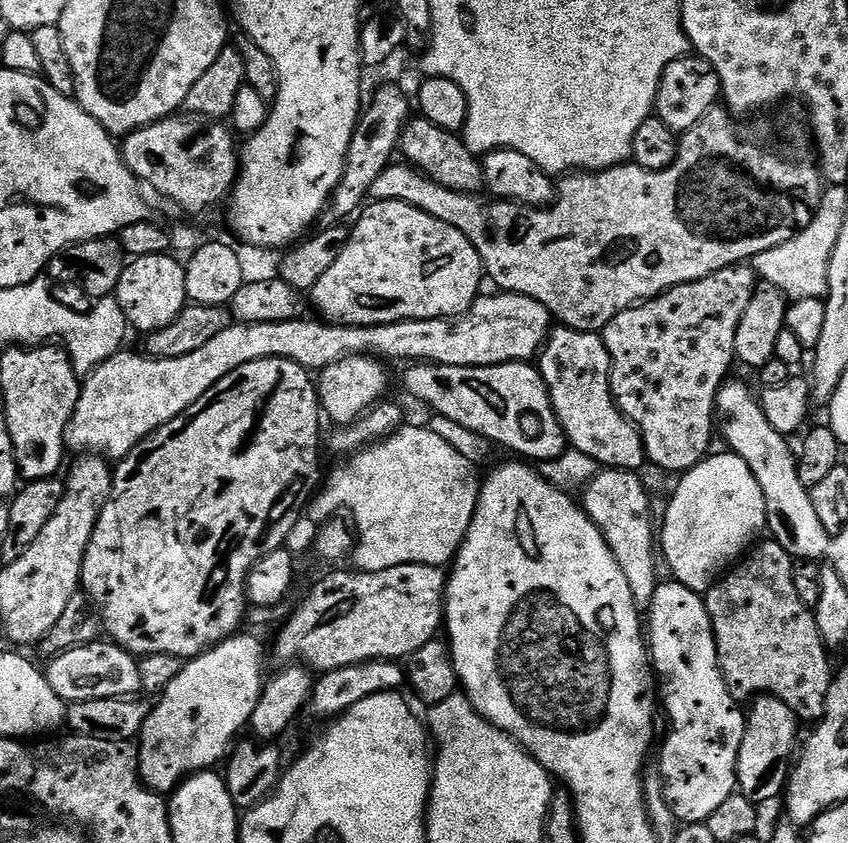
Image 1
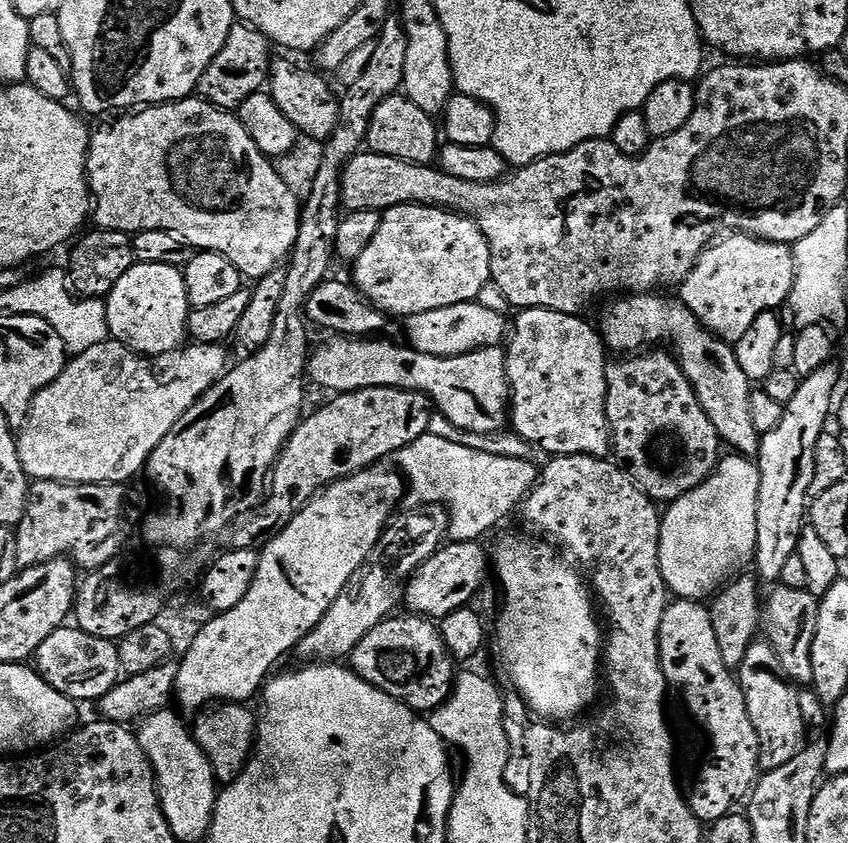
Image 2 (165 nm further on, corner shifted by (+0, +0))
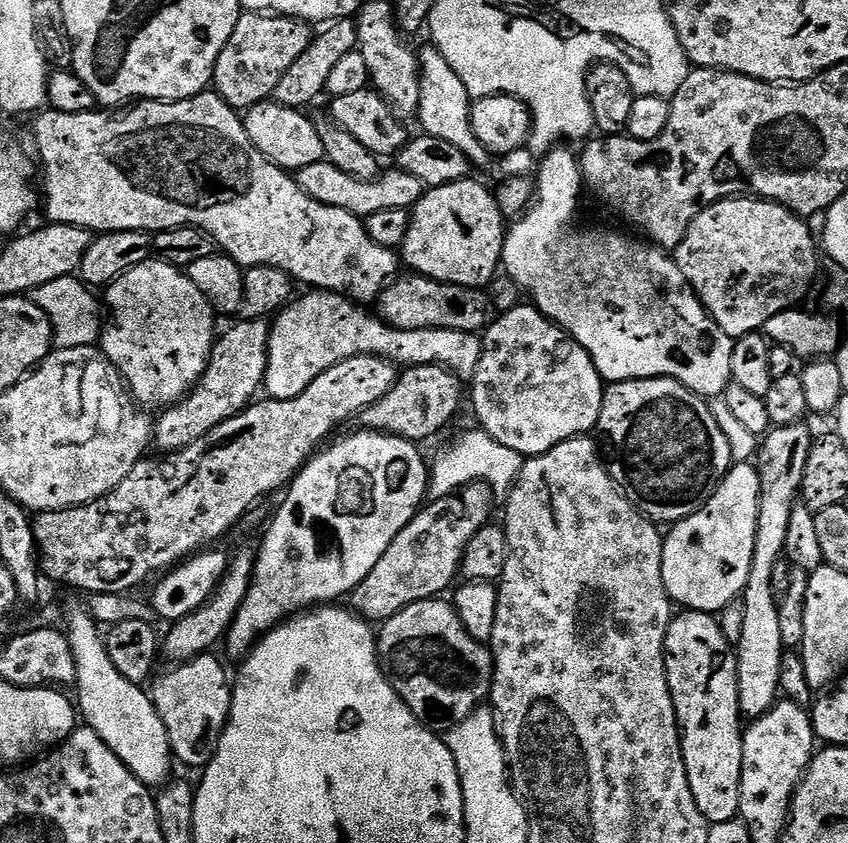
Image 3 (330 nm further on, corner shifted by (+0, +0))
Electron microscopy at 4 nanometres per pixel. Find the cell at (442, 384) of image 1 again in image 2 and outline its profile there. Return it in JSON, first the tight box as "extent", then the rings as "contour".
{"extent":[307,334,510,434],"contour":[[[339,334],[328,338],[328,341],[320,349],[311,353],[307,375],[320,388],[329,388],[329,393],[339,394],[353,392],[354,390],[366,390],[367,388],[401,388],[411,392],[420,392],[431,398],[435,411],[439,415],[450,418],[454,426],[462,430],[470,430],[474,434],[490,434],[502,432],[510,424],[510,389],[508,375],[504,365],[506,355],[503,347],[483,348],[470,354],[451,356],[450,358],[438,358],[430,354],[416,352],[410,346],[403,343],[391,344],[384,338],[349,338]]]}

